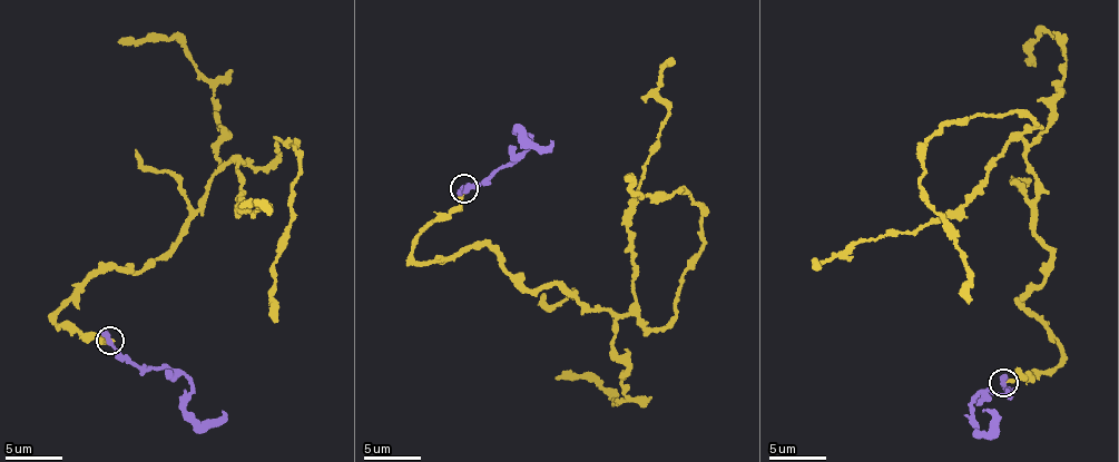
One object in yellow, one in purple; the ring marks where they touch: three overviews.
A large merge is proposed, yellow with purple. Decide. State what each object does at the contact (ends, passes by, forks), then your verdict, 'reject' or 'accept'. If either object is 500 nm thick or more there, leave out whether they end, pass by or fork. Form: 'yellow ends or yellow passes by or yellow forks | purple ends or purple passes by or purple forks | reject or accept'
yellow ends | purple passes by | reject

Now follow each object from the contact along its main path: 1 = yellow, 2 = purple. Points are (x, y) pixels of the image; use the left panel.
1: (110, 341), (55, 314), (87, 281), (172, 251), (225, 164), (261, 167), (276, 138), (298, 155), (277, 322)
2: (110, 341), (140, 366), (174, 369), (186, 376), (190, 383), (186, 412), (196, 422), (217, 421), (225, 411)

